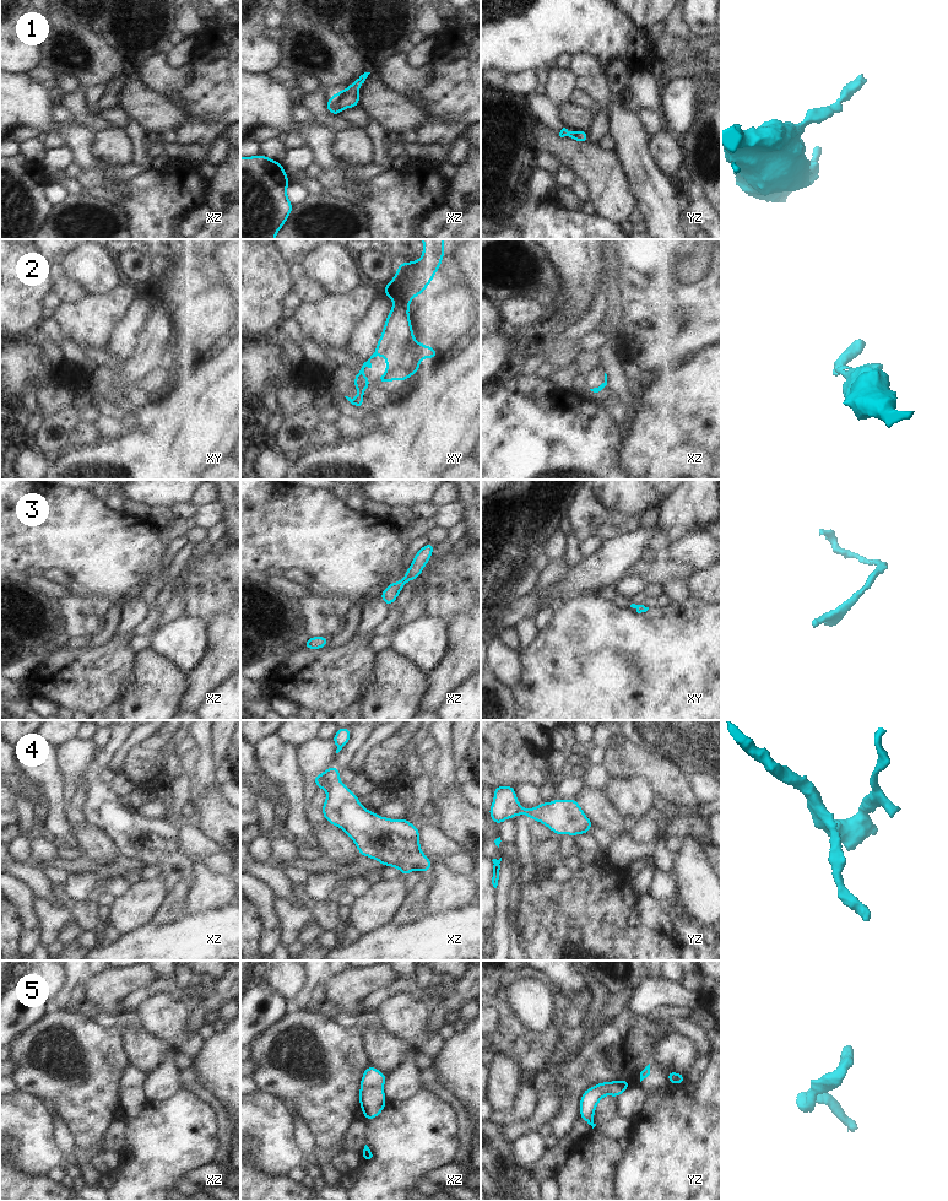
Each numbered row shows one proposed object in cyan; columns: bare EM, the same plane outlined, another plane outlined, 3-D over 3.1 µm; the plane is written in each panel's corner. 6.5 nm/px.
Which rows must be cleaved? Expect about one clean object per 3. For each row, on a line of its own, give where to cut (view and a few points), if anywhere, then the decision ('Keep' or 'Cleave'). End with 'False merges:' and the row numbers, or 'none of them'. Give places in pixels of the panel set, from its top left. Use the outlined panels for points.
1: No split. Keep
2: No split. Keep
3: No split. Keep
4: No split. Keep
5: No split. Keep
False merges: none of them

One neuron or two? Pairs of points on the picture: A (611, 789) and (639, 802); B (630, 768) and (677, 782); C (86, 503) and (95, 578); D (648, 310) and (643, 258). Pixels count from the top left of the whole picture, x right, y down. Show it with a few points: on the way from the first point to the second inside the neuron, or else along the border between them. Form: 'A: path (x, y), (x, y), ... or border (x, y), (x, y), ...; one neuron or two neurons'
A: path (618, 791), (632, 798); one neuron
B: path (642, 768), (654, 768), (666, 778); one neuron
C: path (86, 521), (86, 539), (95, 548), (95, 560); one neuron
D: path (648, 297), (648, 282), (642, 271); one neuron

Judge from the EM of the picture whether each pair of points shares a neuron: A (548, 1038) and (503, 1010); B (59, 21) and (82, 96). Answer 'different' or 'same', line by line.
A: same
B: different

